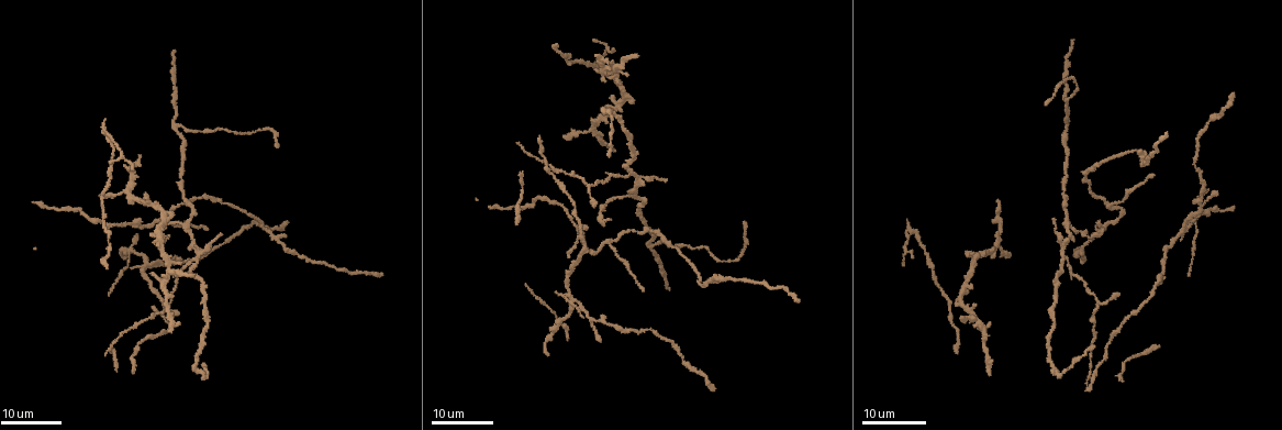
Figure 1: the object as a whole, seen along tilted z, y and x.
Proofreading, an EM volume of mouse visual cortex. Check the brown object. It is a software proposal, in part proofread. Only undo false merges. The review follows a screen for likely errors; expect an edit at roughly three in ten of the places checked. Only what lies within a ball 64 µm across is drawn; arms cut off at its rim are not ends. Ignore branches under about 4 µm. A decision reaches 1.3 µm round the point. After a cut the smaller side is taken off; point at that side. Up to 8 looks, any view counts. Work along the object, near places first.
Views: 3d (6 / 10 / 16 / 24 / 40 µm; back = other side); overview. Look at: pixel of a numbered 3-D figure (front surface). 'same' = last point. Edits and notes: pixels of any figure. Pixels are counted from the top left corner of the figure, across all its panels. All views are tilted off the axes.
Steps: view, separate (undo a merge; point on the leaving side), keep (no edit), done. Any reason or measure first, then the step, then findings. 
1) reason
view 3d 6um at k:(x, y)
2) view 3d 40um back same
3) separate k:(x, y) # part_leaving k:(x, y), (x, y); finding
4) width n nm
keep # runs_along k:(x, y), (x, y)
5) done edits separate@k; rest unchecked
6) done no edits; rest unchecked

thin arm on a thick one
view 3d 16um at 1:(1154, 291)

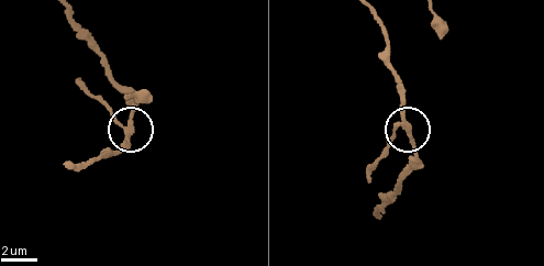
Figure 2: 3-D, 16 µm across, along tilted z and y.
view 3d 10um at 2:(127, 126)

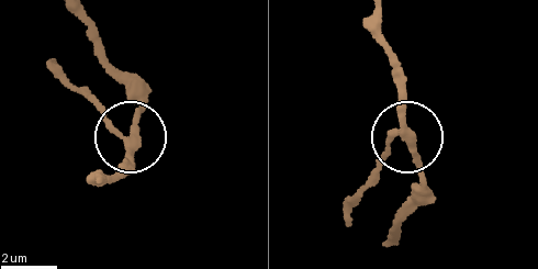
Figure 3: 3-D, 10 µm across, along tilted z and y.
arms 3
keep # all the same cell

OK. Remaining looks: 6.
branch point
view 3d 16um at 1:(128, 251)

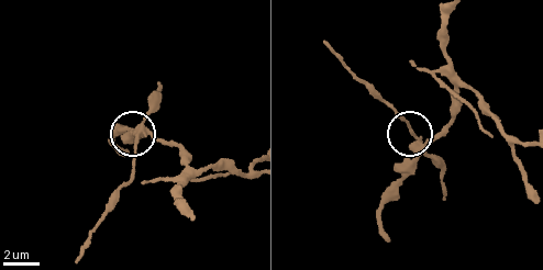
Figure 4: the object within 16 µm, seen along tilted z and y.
view 3d 10um at 4:(411, 136)

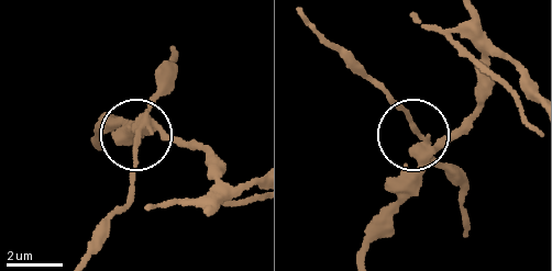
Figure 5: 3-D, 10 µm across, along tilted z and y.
side_arm 6 um
separate 5:(135, 154) # part_leaving 5:(426, 139), (405, 108), (312, 25); a second cell is stuck on

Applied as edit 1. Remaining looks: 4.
two arms in line, one across
view 3d 24um at 1:(149, 264)

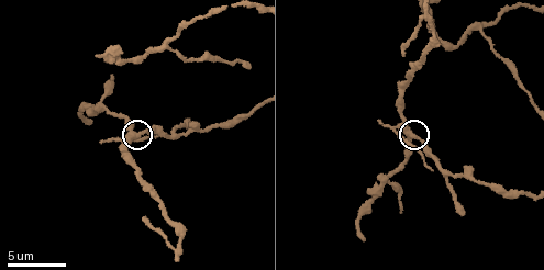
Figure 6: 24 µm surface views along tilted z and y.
view 3d 10um at 6:(138, 135)

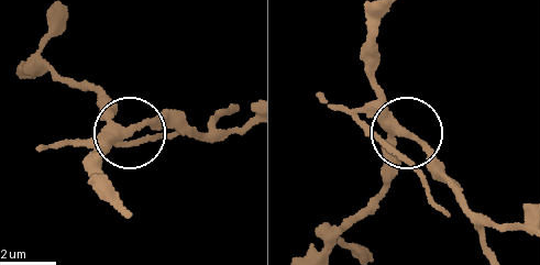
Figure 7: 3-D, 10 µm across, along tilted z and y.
side_arm 12 um
keep # runs_along 7:(128, 207), (98, 163), (98, 144), (120, 129), (98, 99); continuous, no second cell

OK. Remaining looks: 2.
four-way junction
view 3d 10um at 6:(168, 48)

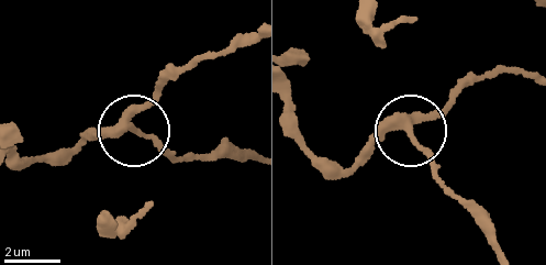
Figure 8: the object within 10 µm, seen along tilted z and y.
keep # one cell here

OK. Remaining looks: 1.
done edits separate@5; rest unchecked

